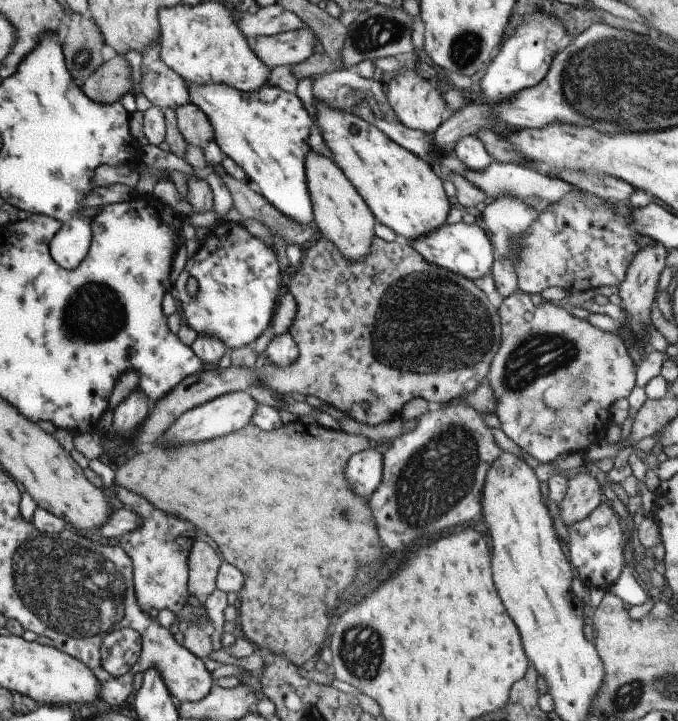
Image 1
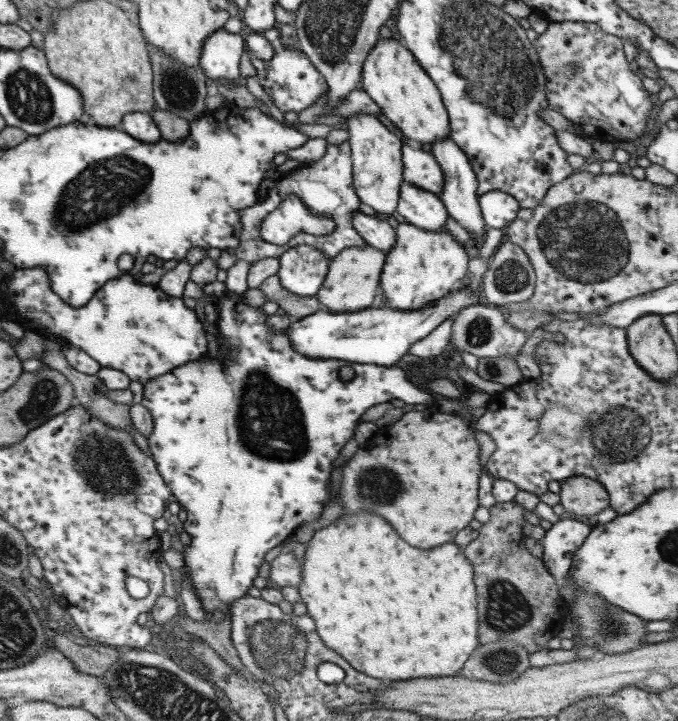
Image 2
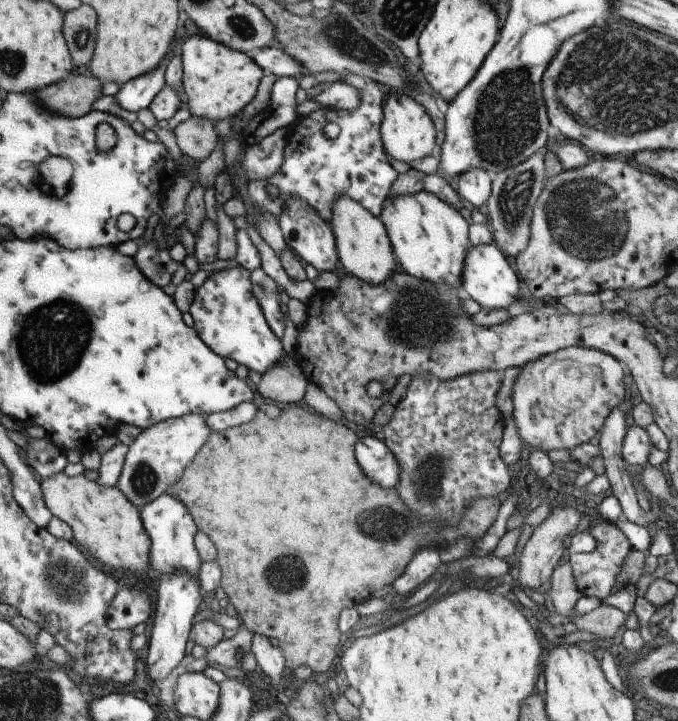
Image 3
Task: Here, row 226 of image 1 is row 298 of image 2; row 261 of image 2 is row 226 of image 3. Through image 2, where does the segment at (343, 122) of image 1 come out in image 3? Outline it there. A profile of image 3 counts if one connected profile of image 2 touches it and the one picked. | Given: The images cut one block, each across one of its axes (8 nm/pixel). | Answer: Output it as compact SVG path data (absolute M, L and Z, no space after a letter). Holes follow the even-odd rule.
M420 190L410 196L388 196L379 218L386 227L394 256L403 272L434 284L460 287L462 264L472 243L469 224L456 207L442 202L432 192Z

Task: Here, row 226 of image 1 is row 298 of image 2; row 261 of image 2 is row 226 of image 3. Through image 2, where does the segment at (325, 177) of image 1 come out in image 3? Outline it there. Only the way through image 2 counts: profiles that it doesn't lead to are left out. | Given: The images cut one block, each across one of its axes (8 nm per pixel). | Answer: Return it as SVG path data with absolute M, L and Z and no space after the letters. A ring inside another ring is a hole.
M340 196L332 204L332 217L327 221L334 233L338 260L342 262L347 272L356 278L370 283L380 284L386 282L394 272L403 272L403 268L394 256L392 244L388 238L386 227L379 217L362 208L356 200L348 196Z

